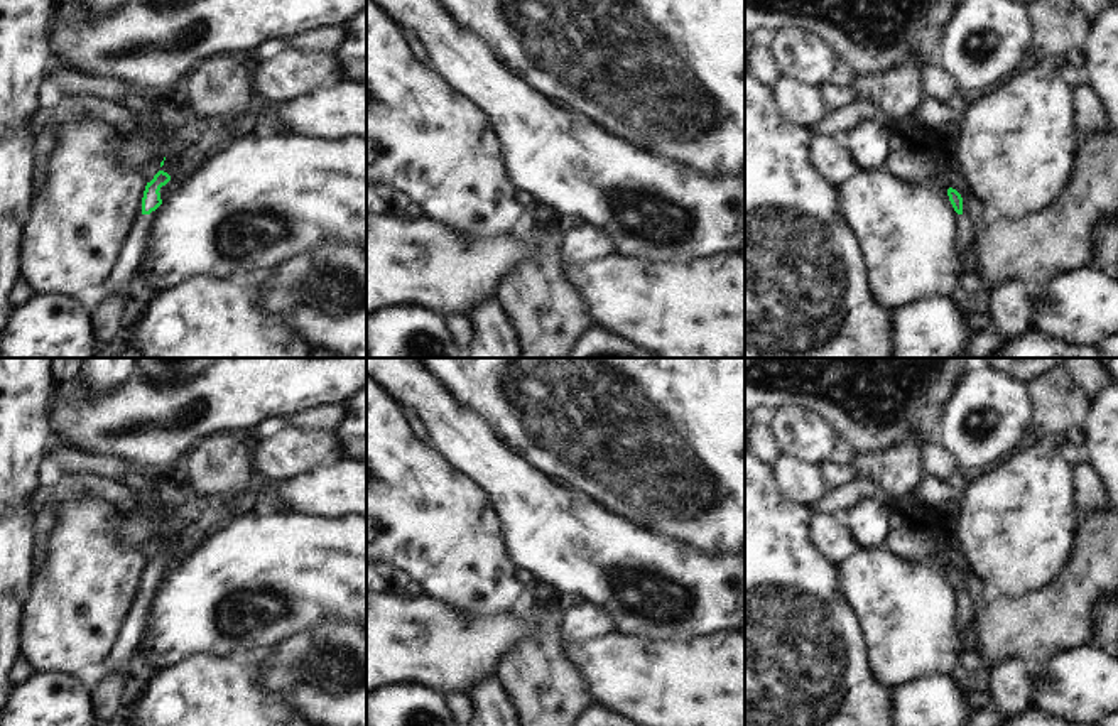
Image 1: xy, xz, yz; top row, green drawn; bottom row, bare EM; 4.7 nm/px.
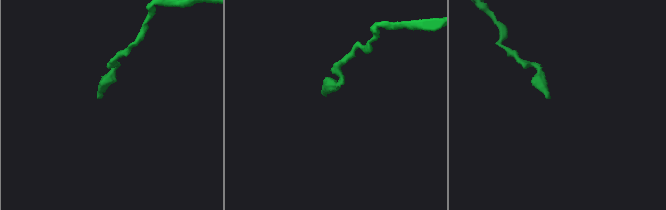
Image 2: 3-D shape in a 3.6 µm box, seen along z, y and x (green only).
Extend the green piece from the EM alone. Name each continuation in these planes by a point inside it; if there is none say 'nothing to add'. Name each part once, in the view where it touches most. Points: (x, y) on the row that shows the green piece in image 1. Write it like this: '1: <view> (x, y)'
1: xy (132, 250)

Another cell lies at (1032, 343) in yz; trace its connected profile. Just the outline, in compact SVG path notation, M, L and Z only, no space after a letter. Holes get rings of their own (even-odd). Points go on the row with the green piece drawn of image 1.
M1032 324L1020 336L1000 344L990 358L1104 358L1098 346L1076 346L1042 334Z

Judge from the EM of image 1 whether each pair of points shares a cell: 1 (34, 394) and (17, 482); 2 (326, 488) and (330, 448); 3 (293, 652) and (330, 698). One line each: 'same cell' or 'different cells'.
1: same cell
2: different cells
3: same cell

